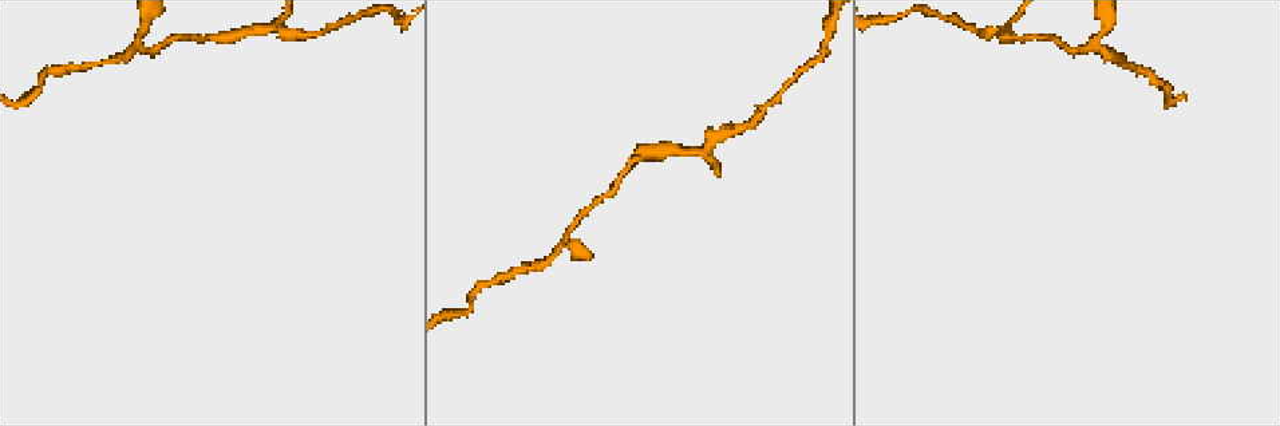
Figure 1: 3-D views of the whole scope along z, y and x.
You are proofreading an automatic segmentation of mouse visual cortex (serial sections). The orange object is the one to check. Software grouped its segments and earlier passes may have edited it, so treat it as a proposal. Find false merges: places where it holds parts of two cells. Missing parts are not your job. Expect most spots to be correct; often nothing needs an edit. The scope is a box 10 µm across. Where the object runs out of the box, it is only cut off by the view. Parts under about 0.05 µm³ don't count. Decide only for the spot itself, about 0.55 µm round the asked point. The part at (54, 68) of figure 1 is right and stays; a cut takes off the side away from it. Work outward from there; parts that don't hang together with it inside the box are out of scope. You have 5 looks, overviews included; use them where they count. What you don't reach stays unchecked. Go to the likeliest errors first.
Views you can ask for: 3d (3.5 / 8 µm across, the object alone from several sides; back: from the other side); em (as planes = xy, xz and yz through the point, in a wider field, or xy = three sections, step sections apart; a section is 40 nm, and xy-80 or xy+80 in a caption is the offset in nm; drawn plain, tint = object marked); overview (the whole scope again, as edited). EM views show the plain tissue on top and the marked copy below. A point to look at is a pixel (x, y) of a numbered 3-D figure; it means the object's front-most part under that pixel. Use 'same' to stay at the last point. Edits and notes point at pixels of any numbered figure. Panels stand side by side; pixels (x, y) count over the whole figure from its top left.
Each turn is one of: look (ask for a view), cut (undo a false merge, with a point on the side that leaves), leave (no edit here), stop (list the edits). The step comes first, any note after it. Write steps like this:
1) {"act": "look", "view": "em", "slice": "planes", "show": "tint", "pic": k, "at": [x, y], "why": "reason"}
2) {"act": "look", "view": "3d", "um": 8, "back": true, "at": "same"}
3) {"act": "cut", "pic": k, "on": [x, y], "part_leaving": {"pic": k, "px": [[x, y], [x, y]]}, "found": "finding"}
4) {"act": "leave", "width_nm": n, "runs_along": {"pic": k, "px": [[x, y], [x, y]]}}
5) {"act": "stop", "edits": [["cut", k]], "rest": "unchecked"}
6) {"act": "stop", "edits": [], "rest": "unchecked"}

{"act": "look", "view": "3d", "um": 8, "pic": 1, "at": [566, 241], "why": "sudden change in width"}

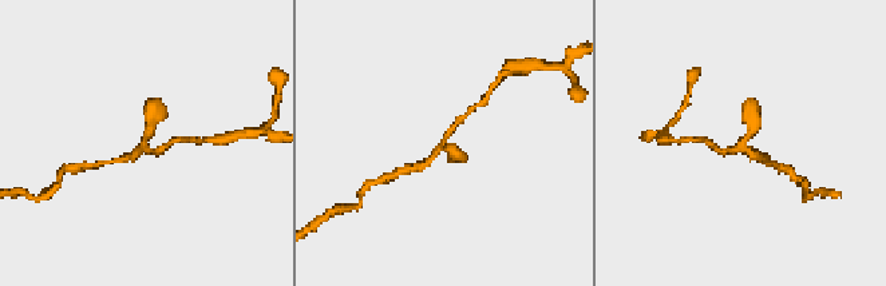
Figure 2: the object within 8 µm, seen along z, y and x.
{"act": "look", "view": "3d", "um": 3.5, "at": "same", "why": "zoom in"}

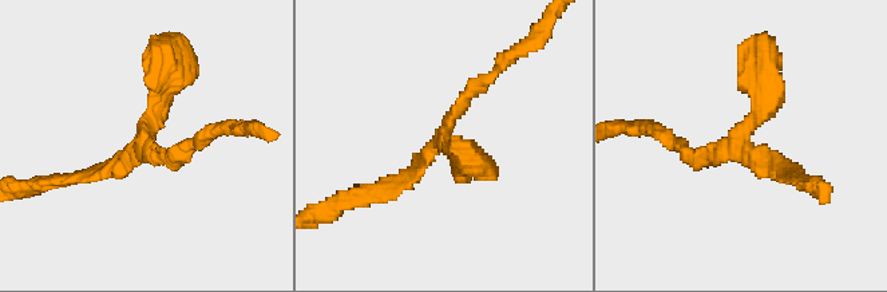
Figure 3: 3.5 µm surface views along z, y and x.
{"act": "look", "view": "em", "slice": "xy", "step": 2, "show": "tint", "pic": 3, "at": [741, 146], "arms": 3, "arm_widths_nm": [200, 200, 250]}

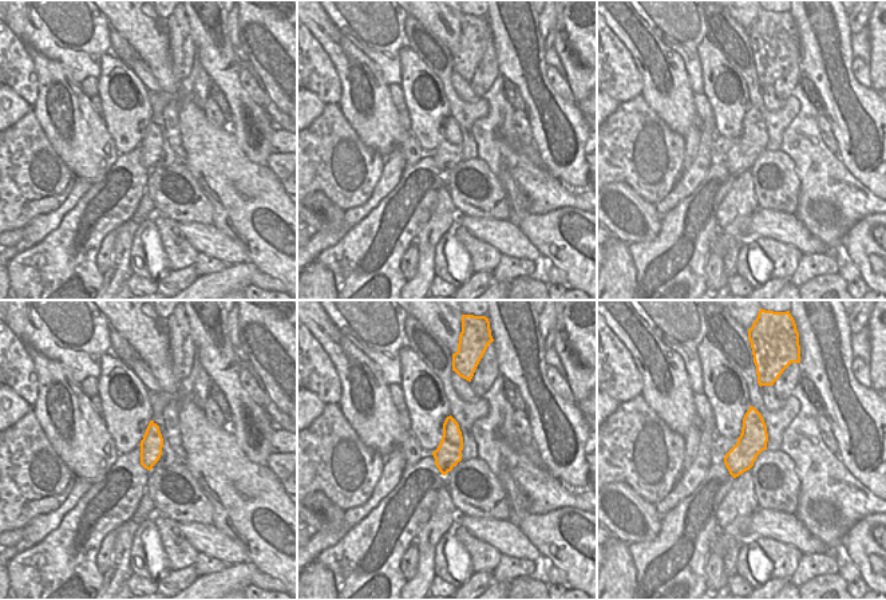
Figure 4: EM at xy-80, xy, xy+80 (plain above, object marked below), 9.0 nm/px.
{"act": "leave", "runs_along": {"pic": 3, "px": [[381, 192], [419, 168], [488, 75]]}, "found": "continuous, no second cell"}

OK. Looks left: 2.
{"act": "look", "view": "3d", "um": 3.5, "pic": 1, "at": [271, 27], "why": "arms part here"}

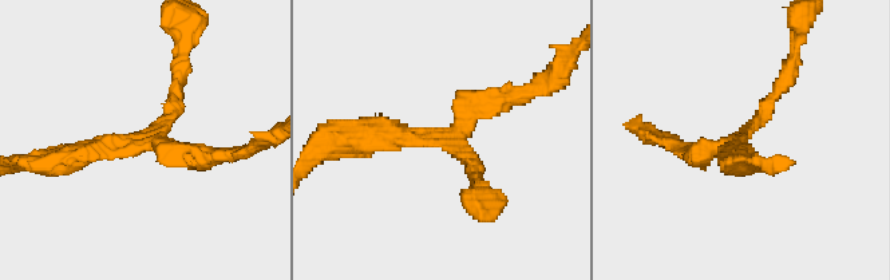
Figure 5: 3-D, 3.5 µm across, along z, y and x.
{"act": "look", "view": "em", "slice": "xy", "step": 2, "show": "tint", "pic": 5, "at": [438, 137], "arms": 3, "arm_widths_nm": [200, 250, 350], "why": "shape alone is not enough"}

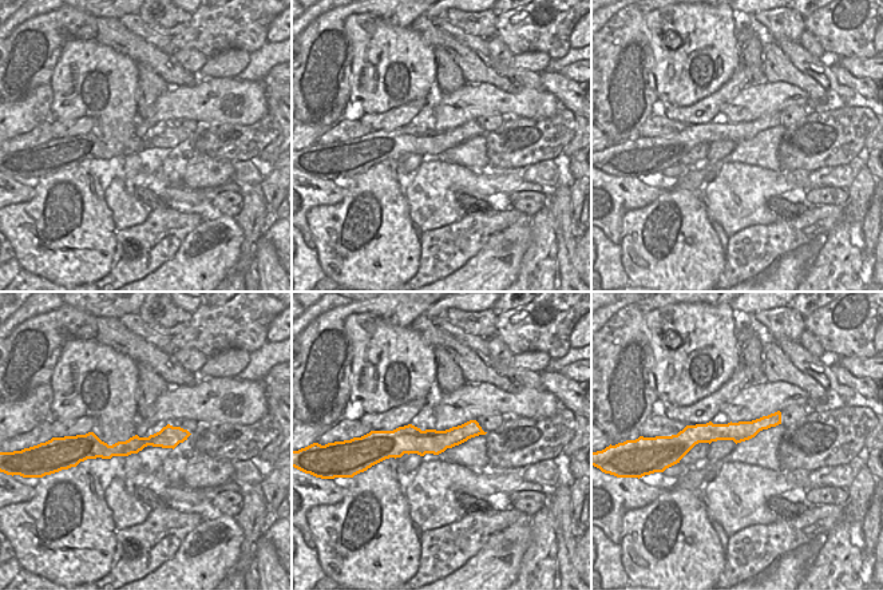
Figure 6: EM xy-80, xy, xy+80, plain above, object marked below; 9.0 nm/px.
{"act": "leave", "runs_along": {"pic": 5, "px": [[356, 140], [430, 140], [513, 94]]}, "found": "one cell here"}

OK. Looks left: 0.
{"act": "stop", "edits": [], "rest": "unchecked"}

